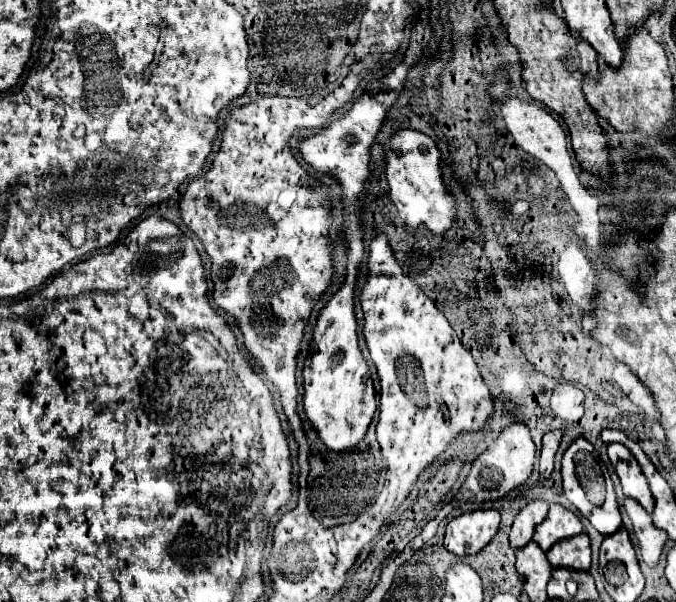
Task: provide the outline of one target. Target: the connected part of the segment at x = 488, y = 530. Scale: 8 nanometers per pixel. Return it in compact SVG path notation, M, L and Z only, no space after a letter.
M469 511L449 521L445 531L445 549L463 557L479 553L499 531L499 511Z

